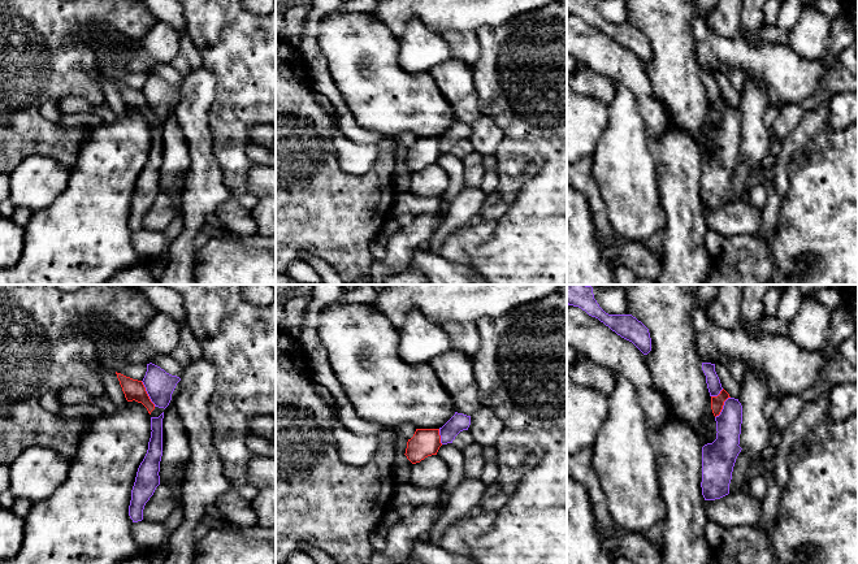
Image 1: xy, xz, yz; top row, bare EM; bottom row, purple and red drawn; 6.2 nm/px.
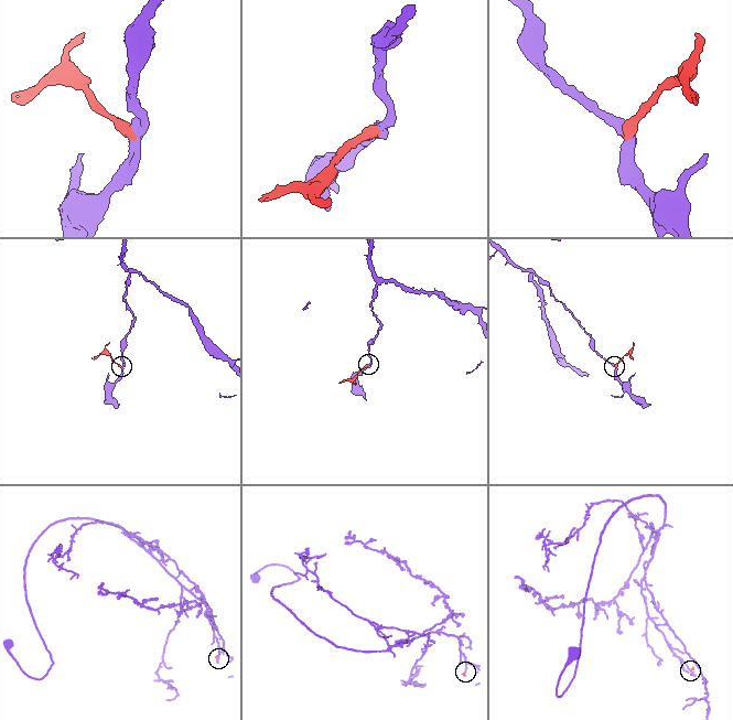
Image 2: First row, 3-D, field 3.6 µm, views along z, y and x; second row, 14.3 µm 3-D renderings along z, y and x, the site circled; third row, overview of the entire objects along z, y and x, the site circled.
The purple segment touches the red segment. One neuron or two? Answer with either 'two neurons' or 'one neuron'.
two neurons

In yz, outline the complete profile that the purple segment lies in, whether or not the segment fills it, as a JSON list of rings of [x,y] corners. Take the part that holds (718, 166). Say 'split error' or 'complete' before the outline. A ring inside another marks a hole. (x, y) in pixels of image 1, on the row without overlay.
complete | [[[728,107],[716,130],[716,148],[702,156],[702,204],[705,209],[720,208],[729,203],[732,181],[741,161],[740,143],[742,114]]]

